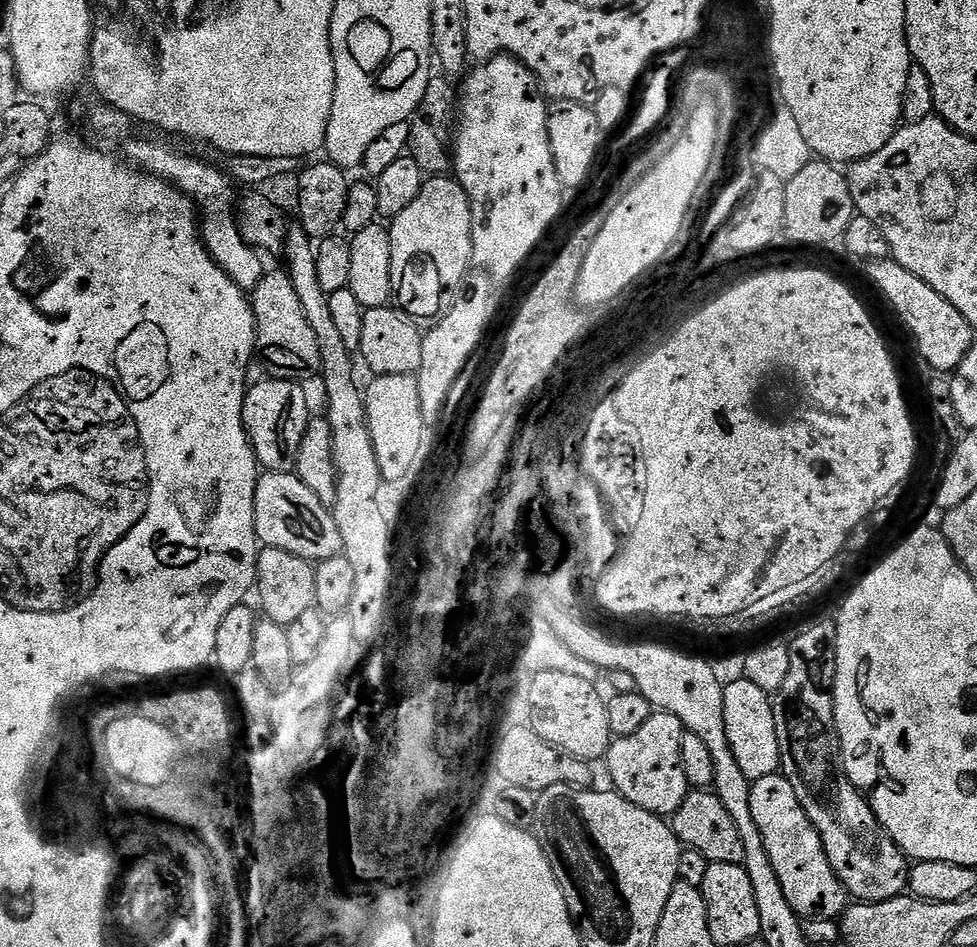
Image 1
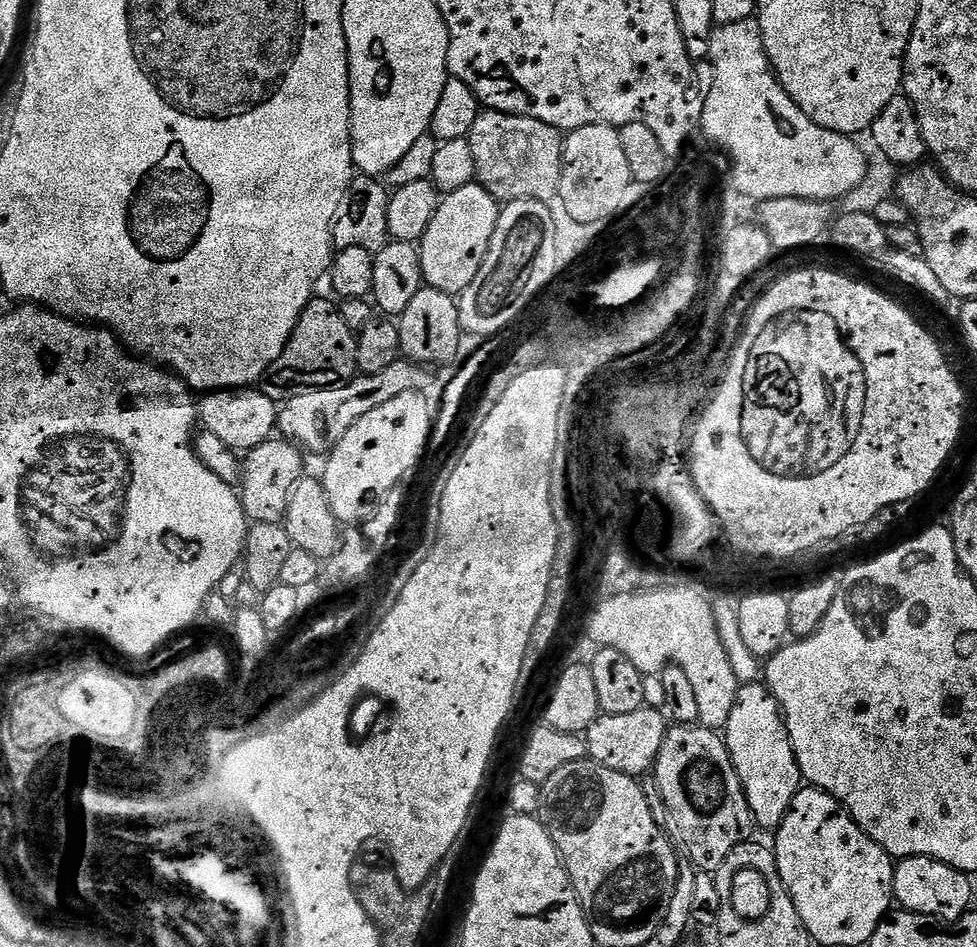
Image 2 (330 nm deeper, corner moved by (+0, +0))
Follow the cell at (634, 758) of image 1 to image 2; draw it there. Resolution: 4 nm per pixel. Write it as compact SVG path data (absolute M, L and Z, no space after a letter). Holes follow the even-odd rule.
M645 706L634 710L634 714L601 714L586 733L587 759L627 776L643 777L643 772L653 771L665 731L666 716L659 708Z

